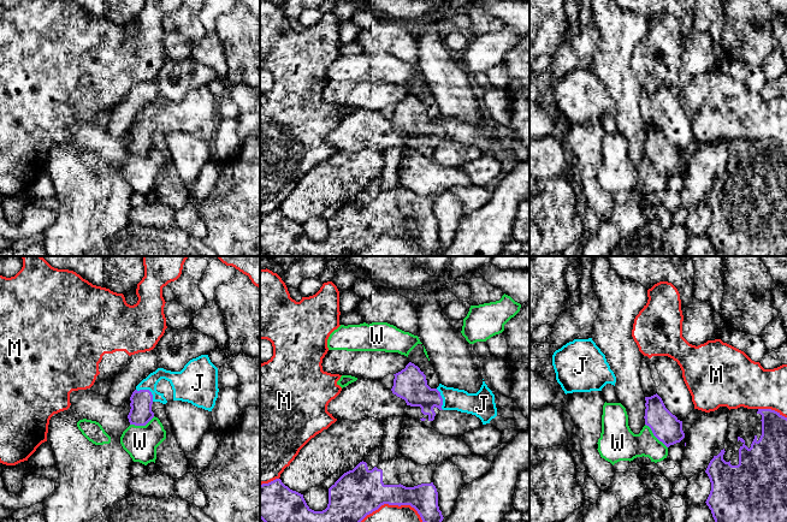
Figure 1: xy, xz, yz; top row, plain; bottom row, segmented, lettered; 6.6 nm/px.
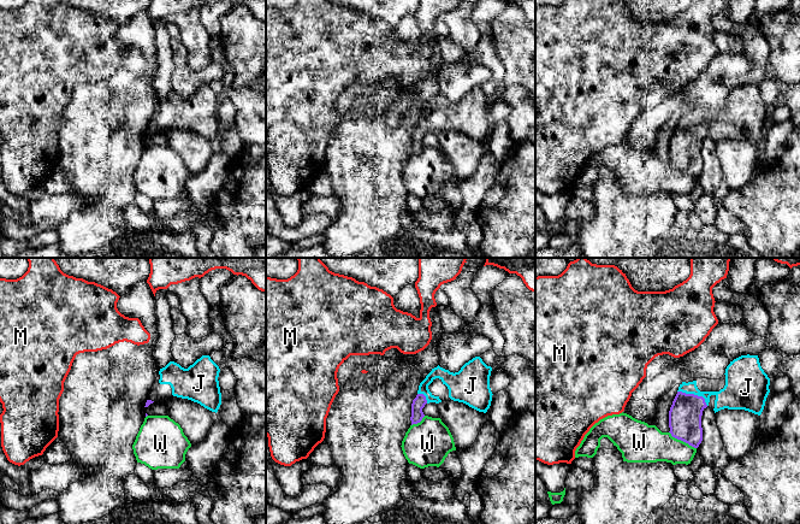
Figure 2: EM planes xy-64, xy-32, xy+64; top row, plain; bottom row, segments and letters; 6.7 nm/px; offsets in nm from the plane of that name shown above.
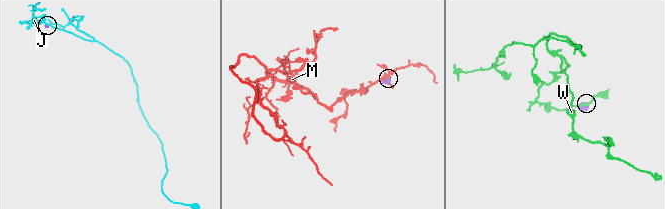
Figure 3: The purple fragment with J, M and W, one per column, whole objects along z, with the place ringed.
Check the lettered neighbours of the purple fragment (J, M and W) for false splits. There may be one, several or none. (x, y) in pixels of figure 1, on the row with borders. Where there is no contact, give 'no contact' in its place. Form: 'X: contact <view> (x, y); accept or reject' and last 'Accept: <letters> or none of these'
J: contact xy (148, 390); accept
M: contact yz (773, 410); reject
W: contact yz (655, 436); reject
Accept: J

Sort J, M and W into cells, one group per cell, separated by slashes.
J / M / W

